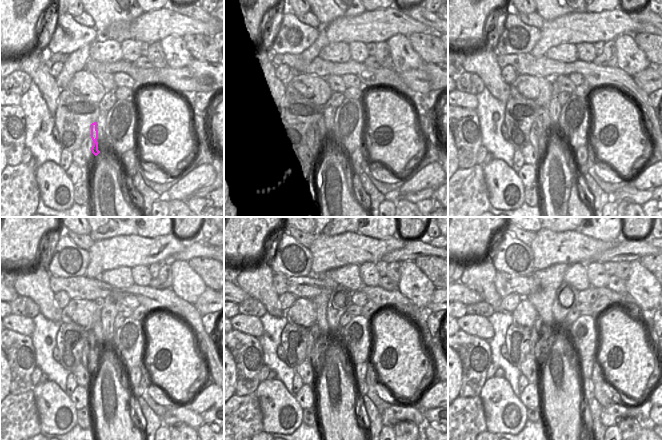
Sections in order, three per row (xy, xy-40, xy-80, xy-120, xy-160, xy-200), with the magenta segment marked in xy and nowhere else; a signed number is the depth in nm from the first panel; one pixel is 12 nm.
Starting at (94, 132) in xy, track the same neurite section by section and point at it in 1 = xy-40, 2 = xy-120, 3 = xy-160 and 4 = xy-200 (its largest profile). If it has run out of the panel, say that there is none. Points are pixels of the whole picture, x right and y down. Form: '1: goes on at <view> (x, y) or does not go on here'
1: goes on at xy-40 (319, 125)
2: goes on at xy-120 (98, 345)
3: goes on at xy-160 (321, 300)
4: goes on at xy-200 (549, 279)

